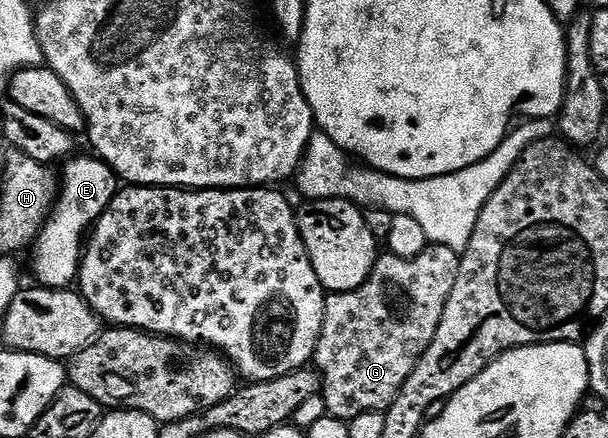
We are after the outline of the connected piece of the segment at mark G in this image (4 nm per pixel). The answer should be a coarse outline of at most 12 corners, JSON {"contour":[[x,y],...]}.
{"contour":[[460,255],[377,258],[325,298],[331,418],[383,413],[438,333]]}

